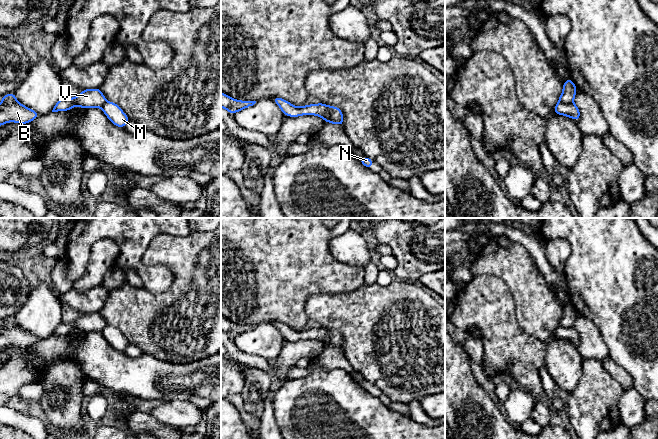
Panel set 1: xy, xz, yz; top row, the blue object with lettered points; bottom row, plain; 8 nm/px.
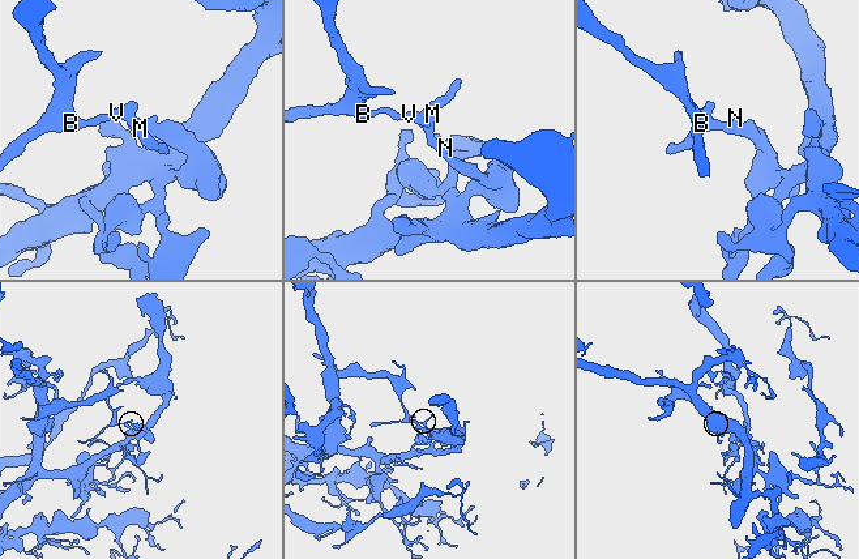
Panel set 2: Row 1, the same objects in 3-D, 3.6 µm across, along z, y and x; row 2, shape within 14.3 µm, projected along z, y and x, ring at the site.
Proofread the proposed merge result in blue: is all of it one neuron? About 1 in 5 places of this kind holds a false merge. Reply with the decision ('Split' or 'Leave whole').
Split

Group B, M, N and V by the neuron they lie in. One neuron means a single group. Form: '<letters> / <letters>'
B V / M N

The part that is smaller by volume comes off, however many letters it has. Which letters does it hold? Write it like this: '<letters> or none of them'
B, V

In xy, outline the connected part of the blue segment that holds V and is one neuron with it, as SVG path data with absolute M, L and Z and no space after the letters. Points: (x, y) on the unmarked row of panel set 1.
M99 312L85 313L75 322L61 321L52 336L69 335L74 330L81 332L101 332L106 326L107 324Z

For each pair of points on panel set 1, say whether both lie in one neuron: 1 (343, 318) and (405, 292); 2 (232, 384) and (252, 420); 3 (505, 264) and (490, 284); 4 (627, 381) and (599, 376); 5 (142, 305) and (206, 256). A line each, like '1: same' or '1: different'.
1: same
2: same
3: different
4: different
5: same

